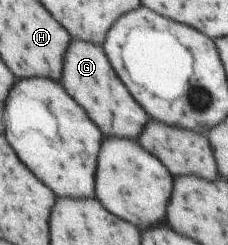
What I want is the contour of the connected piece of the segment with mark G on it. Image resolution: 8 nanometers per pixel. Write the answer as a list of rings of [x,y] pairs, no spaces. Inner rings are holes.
[[[74,39],[74,43],[70,43],[70,51],[66,51],[66,71],[62,71],[62,79],[66,79],[66,87],[78,95],[78,103],[86,103],[86,107],[90,107],[90,115],[102,123],[102,131],[106,131],[106,135],[126,135],[136,139],[142,125],[150,120],[114,73],[109,56],[101,45]]]

